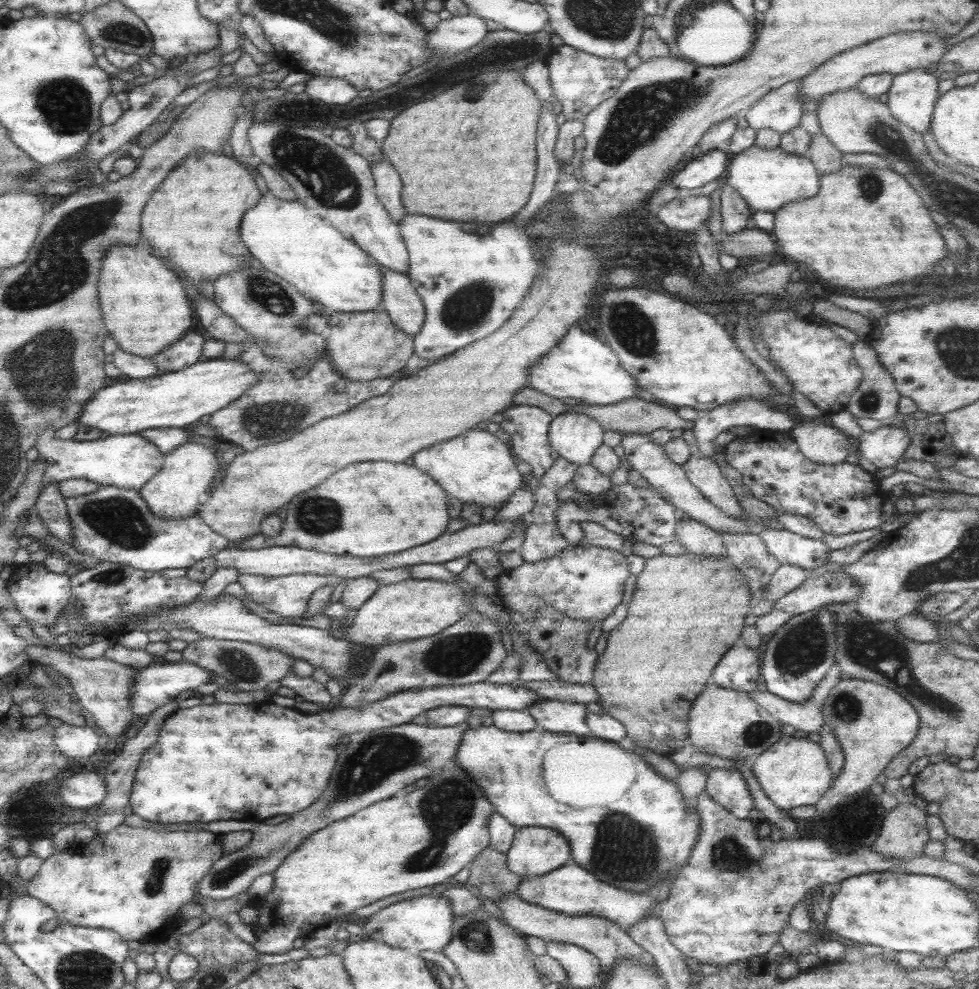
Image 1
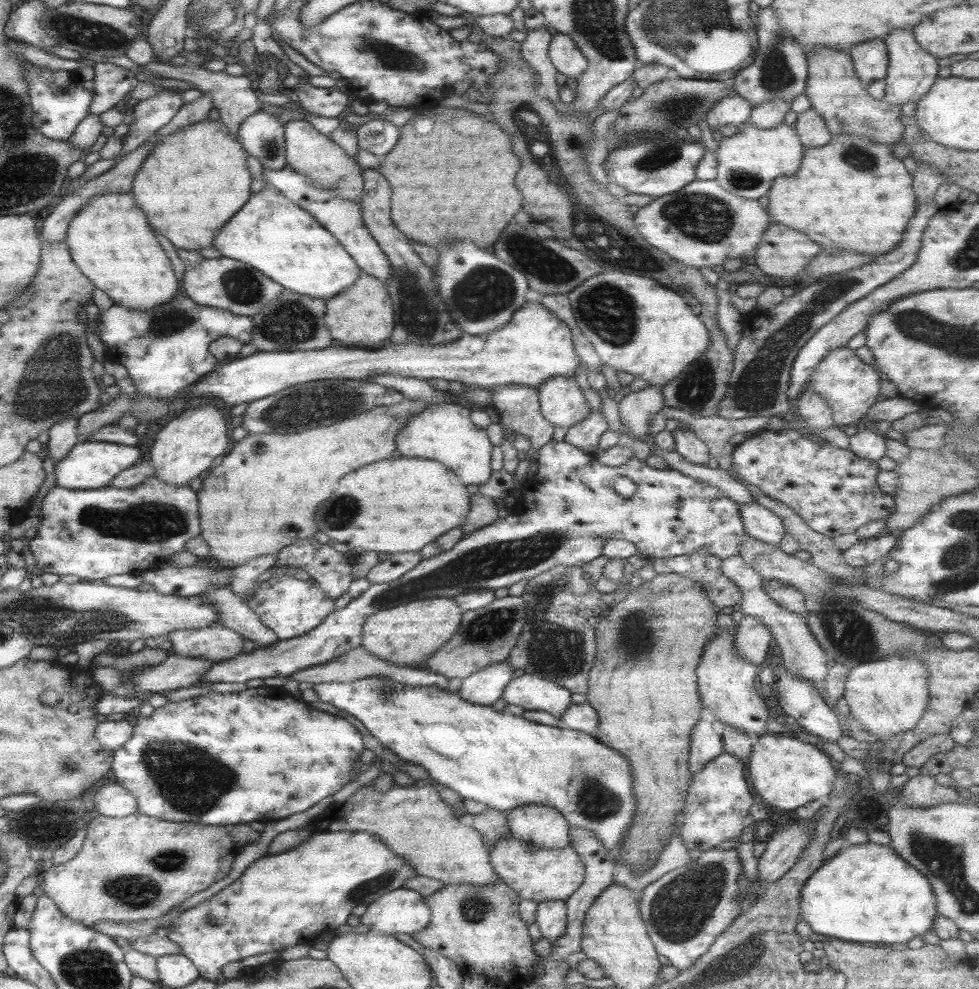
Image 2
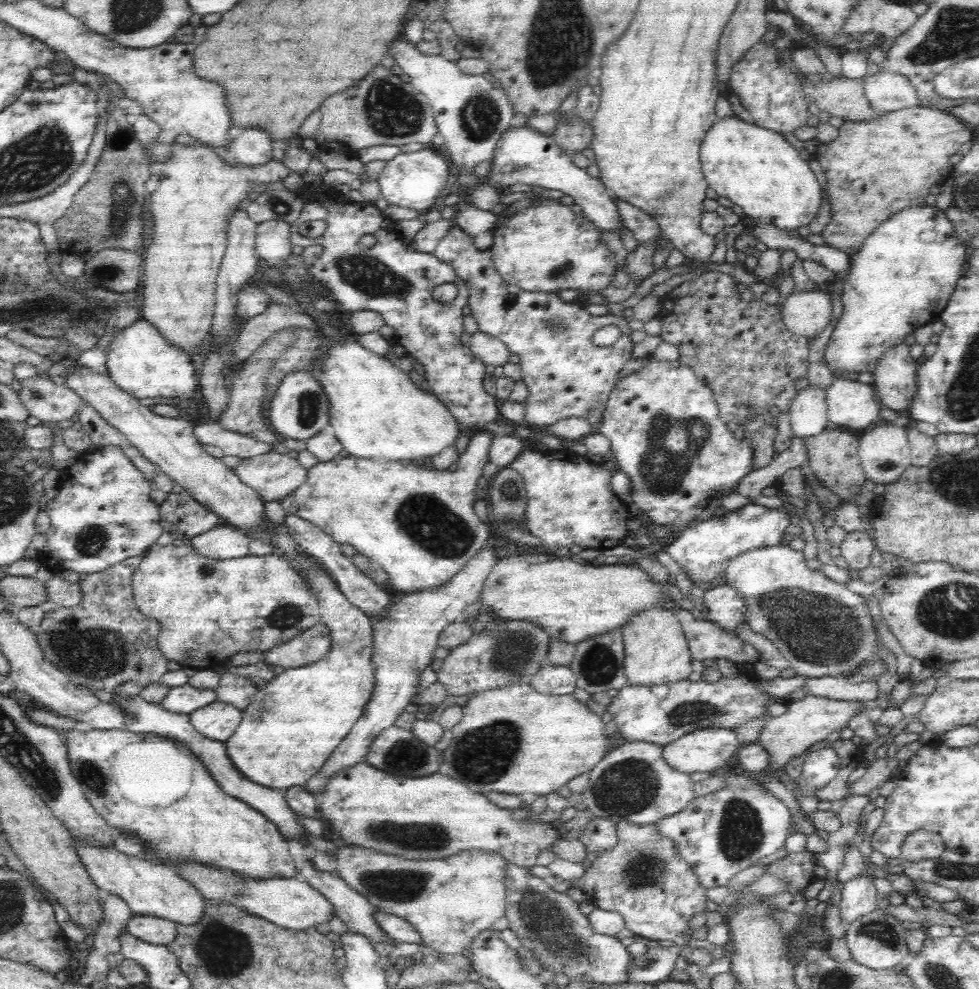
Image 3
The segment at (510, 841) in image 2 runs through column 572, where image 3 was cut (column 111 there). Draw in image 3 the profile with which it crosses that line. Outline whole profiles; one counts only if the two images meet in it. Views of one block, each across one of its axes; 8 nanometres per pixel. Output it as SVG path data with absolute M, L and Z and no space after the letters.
M74 841L79 858L94 884L102 893L111 892L120 896L133 915L155 916L184 926L192 926L202 920L206 899L193 884L177 873L176 868L148 858L129 857L114 848L90 847L86 841Z

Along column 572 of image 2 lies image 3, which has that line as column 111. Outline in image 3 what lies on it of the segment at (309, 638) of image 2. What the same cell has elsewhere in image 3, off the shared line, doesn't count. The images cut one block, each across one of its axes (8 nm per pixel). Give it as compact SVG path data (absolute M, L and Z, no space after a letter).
M107 446L97 450L78 453L74 464L59 471L58 493L45 507L50 517L50 529L46 537L45 550L38 561L54 573L69 568L82 573L103 572L124 559L141 557L163 532L159 524L159 508L151 499L150 481L132 464L118 446Z

